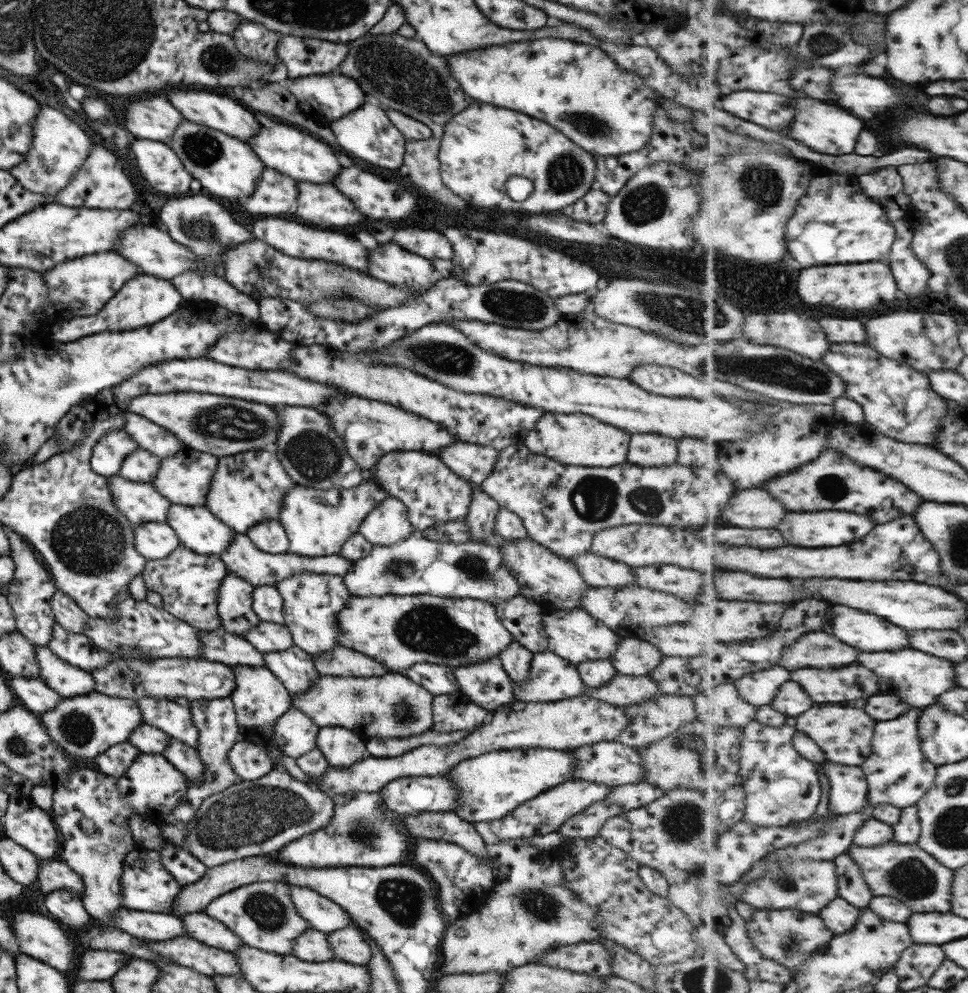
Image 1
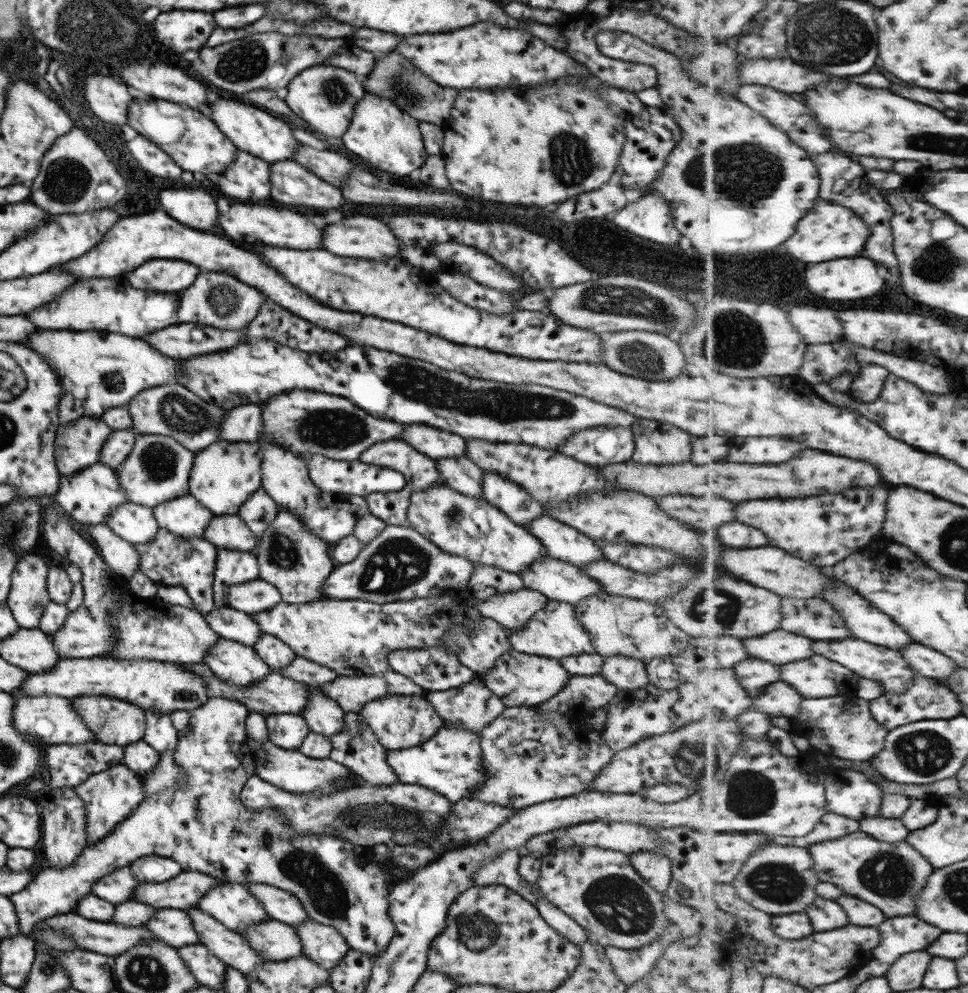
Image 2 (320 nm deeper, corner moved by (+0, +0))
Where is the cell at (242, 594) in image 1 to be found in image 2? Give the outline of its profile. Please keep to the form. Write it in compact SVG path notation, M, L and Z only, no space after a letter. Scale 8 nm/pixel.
M216 549L214 579L212 582L213 608L225 606L222 594L229 585L258 578L258 567L253 552Z

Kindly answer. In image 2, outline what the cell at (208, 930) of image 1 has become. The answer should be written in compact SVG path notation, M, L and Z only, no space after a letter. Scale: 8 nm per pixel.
M157 909L142 926L160 941L176 949L183 945L200 943L188 914L183 910Z

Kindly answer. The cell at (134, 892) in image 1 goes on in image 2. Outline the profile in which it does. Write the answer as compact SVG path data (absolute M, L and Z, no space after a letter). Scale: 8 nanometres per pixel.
M123 866L92 882L90 894L115 906L129 901L131 892L139 883L141 882L133 878L129 867Z

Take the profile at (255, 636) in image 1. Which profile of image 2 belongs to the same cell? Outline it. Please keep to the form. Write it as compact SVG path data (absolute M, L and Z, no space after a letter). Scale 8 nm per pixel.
M231 607L212 608L209 612L202 613L202 617L221 639L234 640L248 647L252 647L261 634L258 624L249 613L239 612Z

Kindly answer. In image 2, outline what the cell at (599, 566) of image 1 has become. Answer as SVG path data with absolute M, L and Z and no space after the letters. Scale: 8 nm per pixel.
M547 514L533 518L523 527L539 540L550 558L559 562L580 567L604 559L594 540Z

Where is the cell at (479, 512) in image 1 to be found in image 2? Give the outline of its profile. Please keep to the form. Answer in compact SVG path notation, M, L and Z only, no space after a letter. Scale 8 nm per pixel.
M465 455L435 459L435 468L442 483L468 497L482 498L482 470Z

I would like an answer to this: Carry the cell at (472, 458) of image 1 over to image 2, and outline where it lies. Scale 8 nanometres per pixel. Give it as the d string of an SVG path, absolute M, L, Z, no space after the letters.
M405 424L400 439L429 458L453 458L464 455L464 439L423 424Z

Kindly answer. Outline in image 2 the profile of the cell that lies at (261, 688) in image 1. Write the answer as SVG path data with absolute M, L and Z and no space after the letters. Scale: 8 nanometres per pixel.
M217 639L207 649L204 663L222 681L238 687L261 682L271 672L253 647L234 640Z

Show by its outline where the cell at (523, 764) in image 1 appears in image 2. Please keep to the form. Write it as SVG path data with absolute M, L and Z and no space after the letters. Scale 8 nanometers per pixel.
M445 721L429 740L420 745L403 750L386 750L385 762L391 767L400 784L423 786L453 804L463 799L471 799L471 794L479 790L485 780L479 741L479 734L476 732Z

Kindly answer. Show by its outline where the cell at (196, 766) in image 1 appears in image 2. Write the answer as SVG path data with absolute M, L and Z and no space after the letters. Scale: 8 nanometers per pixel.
M145 709L144 717L145 730L142 741L158 753L172 752L176 745L177 731L172 727L168 713Z

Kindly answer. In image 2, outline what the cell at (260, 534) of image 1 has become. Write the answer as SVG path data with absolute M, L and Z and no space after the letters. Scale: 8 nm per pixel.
M259 487L251 496L246 498L246 501L237 509L236 514L257 539L275 518L278 508L275 501L262 487Z

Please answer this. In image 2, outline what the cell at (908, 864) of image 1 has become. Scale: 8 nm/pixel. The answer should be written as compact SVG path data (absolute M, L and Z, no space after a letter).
M858 831L847 837L809 846L820 882L831 882L860 900L881 908L888 917L915 914L917 898L936 868L908 841L889 844Z

